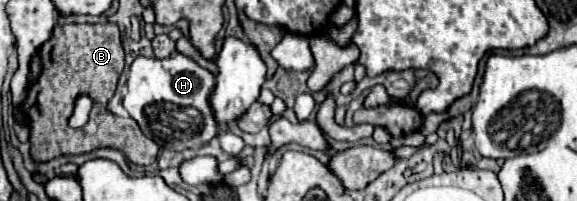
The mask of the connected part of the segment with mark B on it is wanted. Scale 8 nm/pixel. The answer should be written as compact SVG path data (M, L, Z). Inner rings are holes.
M86 24L86 26L56 26L54 28L54 34L52 34L52 40L48 44L44 44L44 52L48 52L48 58L42 58L42 74L40 78L36 80L34 86L30 86L28 90L28 98L26 102L22 104L22 110L28 114L30 118L30 134L32 134L32 156L40 162L46 162L46 160L52 160L60 154L80 154L80 152L90 152L94 148L100 148L100 146L116 146L120 148L126 158L132 162L132 164L140 164L140 166L146 166L146 164L152 164L158 156L158 144L150 138L146 138L140 130L140 126L132 120L132 118L118 118L118 116L112 116L108 110L106 110L106 104L108 100L114 96L116 92L116 82L122 74L122 68L124 68L124 50L122 50L122 40L120 40L120 30L116 24ZM78 96L90 96L92 98L92 112L90 112L90 120L86 126L82 128L70 128L68 126L68 118L74 110L74 104L76 104L76 98Z

